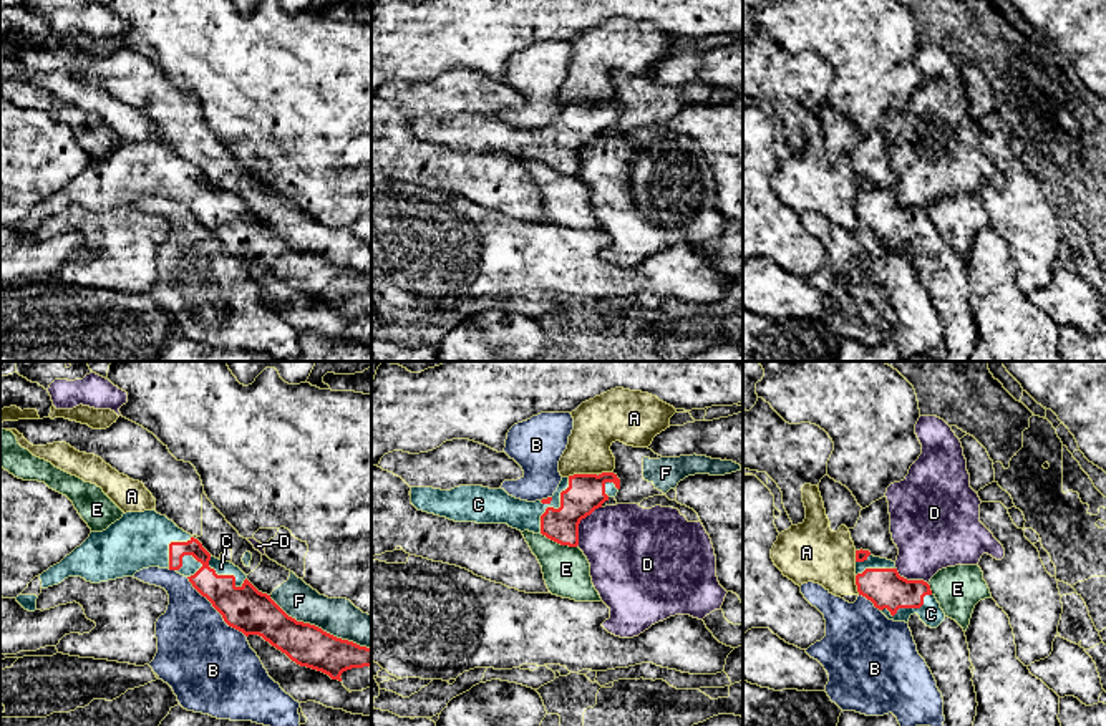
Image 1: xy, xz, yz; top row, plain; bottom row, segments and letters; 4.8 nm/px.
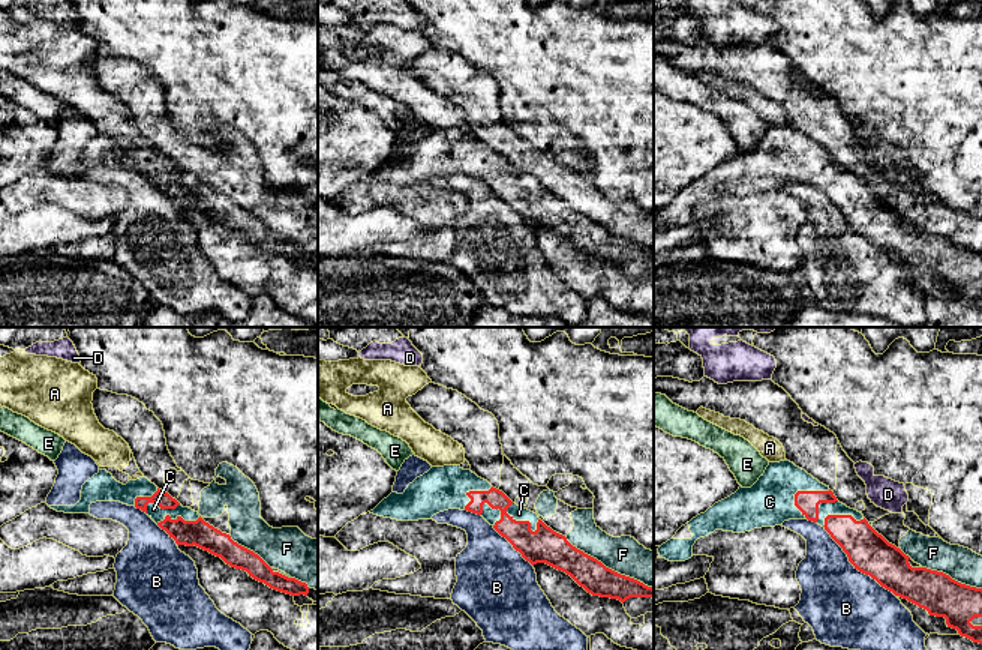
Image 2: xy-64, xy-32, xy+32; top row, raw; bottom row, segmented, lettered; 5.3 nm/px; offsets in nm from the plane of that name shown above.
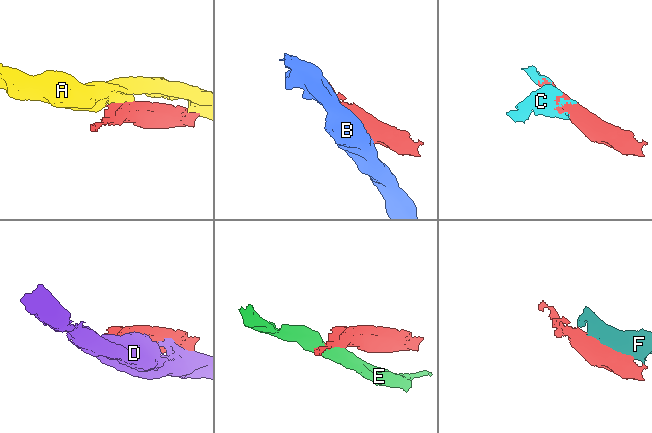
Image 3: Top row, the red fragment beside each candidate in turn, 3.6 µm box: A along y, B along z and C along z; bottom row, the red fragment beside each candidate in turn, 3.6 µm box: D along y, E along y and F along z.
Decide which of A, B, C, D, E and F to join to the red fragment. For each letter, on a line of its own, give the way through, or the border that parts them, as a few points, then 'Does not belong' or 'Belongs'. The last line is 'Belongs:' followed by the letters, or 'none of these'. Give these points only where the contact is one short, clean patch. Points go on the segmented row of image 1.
A: Does not belong
B: Does not belong
C: Belongs
D: Does not belong
E: Does not belong
F: Does not belong
Belongs: C

